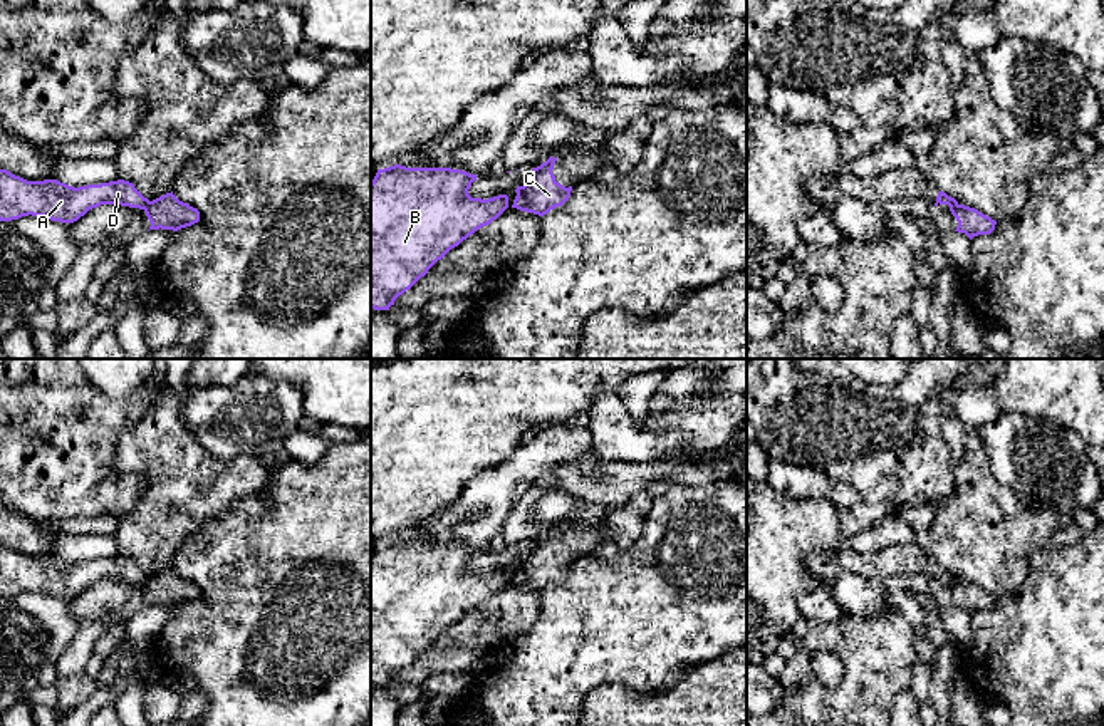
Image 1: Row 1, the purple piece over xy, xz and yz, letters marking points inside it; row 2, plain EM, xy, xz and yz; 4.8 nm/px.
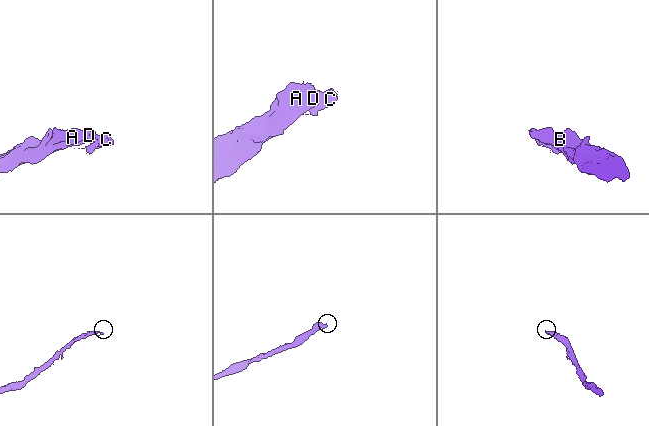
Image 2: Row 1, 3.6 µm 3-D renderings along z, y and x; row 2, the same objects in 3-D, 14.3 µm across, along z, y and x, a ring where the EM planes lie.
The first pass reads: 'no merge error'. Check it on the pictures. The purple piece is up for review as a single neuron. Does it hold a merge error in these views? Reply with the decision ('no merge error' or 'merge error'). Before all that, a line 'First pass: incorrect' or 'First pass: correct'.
First pass: incorrect
merge error

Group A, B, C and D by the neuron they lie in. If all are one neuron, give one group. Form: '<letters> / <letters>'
A B D / C

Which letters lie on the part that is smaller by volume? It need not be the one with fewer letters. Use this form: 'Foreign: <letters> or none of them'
Foreign: C

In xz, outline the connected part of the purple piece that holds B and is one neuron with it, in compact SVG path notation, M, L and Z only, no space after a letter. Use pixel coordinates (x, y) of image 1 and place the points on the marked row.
M394 164L378 169L371 181L371 309L389 310L394 300L409 290L451 248L490 225L508 208L508 196L471 198L468 189L476 174L451 168L406 168Z

